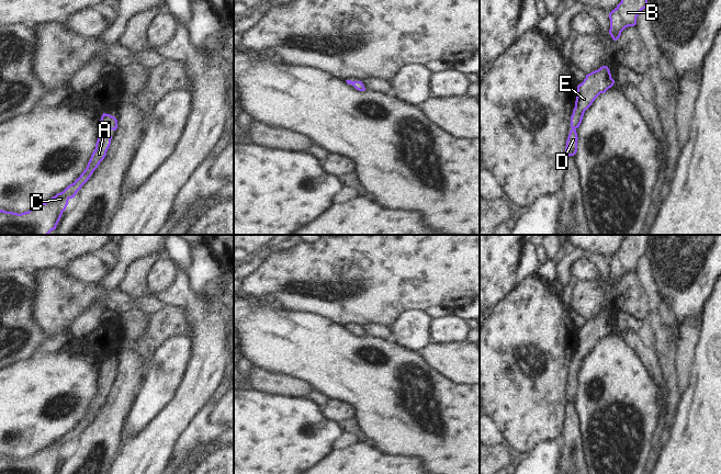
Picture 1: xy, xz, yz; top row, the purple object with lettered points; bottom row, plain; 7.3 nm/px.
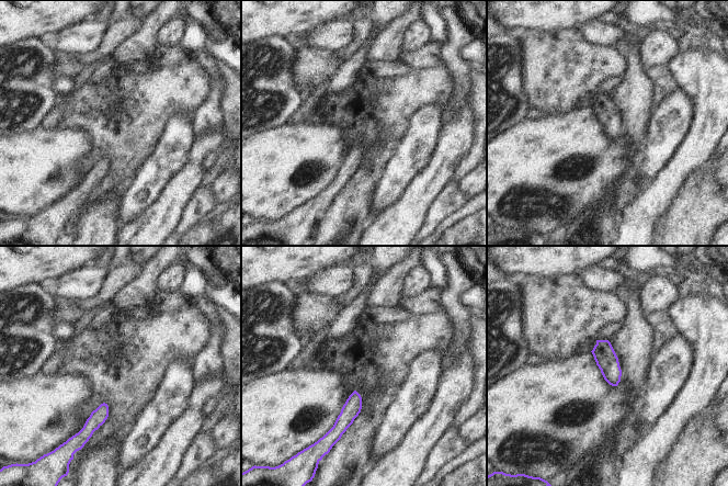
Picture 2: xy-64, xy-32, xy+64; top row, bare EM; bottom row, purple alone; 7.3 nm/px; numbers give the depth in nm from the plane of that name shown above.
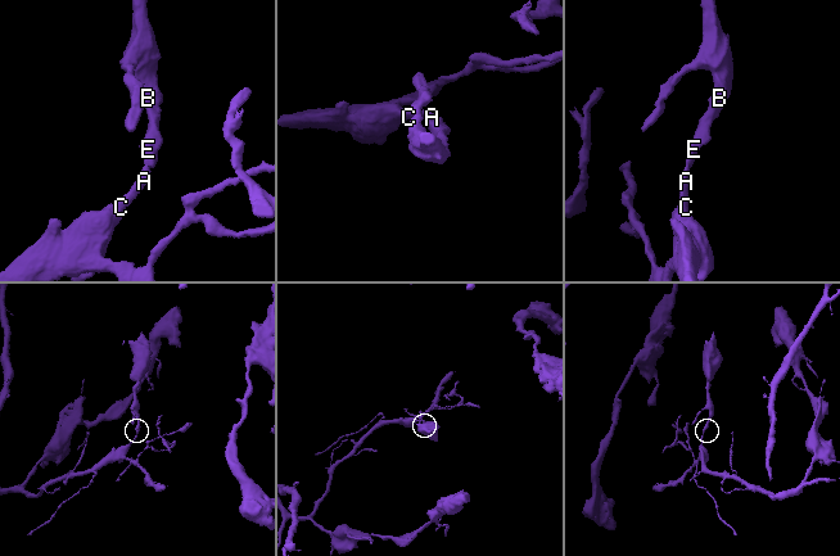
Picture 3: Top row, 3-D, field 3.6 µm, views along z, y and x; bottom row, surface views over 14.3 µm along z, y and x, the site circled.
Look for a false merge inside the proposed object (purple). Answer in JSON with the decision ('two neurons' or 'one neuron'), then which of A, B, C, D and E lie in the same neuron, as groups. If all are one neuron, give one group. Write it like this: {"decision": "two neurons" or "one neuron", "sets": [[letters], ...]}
{"decision": "one neuron", "sets": [["A", "B", "C", "D", "E"]]}

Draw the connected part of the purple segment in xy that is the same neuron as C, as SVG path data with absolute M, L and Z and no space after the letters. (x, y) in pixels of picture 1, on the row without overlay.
M103 359L100 370L102 374L99 376L95 395L80 422L63 438L57 439L29 458L18 460L0 455L0 474L56 474L63 458L68 451L68 447L75 443L106 402L112 385L109 376L117 374L117 365L110 360Z

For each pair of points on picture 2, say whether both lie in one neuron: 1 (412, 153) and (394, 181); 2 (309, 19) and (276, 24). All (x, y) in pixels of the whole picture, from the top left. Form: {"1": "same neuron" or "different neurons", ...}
{"1": "same neuron", "2": "same neuron"}

